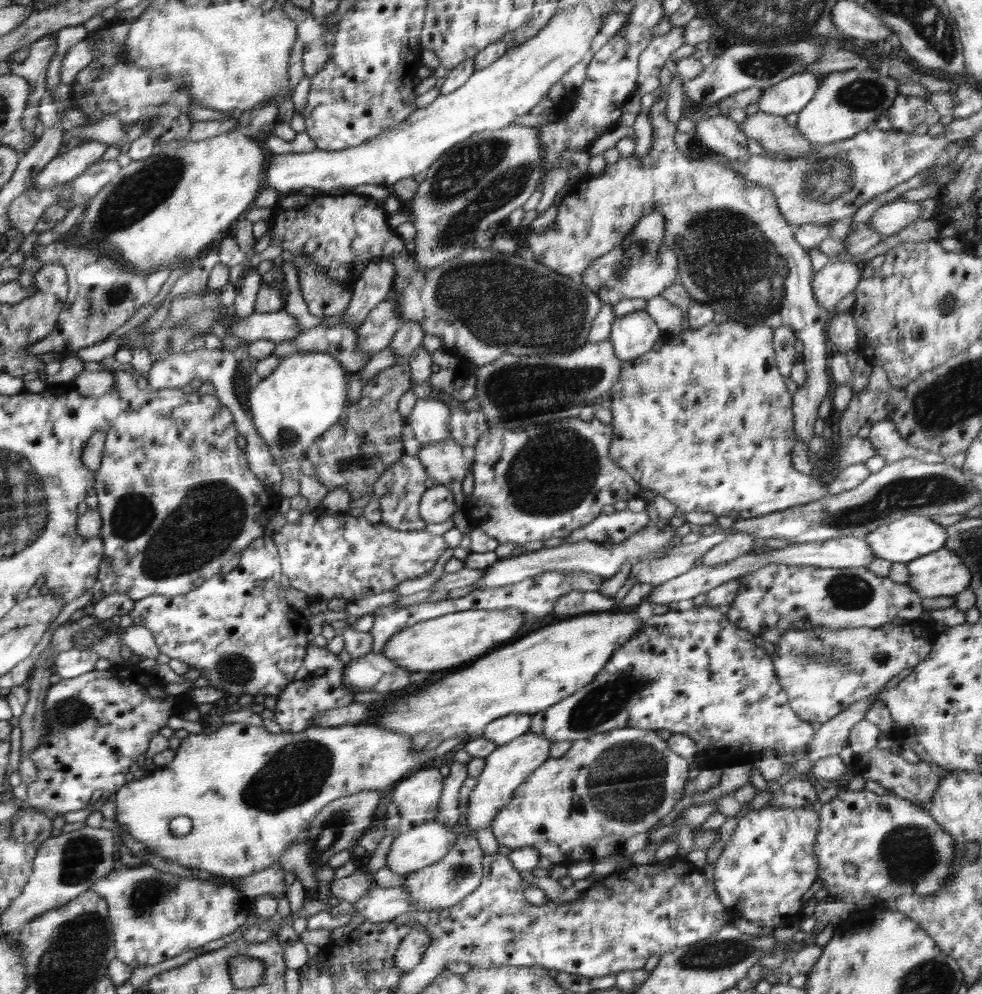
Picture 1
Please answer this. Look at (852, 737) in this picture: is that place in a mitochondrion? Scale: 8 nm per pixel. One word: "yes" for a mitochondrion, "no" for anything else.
no

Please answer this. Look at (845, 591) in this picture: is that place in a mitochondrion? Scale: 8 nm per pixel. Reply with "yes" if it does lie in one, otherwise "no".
yes

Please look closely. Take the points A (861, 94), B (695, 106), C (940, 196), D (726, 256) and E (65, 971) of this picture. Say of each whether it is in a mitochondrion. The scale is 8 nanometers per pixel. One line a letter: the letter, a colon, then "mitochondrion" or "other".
A: mitochondrion
B: other
C: other
D: mitochondrion
E: mitochondrion

